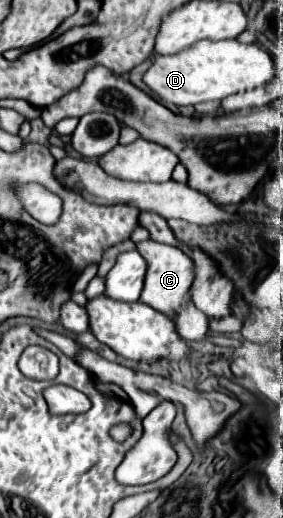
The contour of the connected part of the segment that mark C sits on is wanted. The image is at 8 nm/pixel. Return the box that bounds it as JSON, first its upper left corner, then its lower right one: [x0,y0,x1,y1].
[136,240,194,316]

